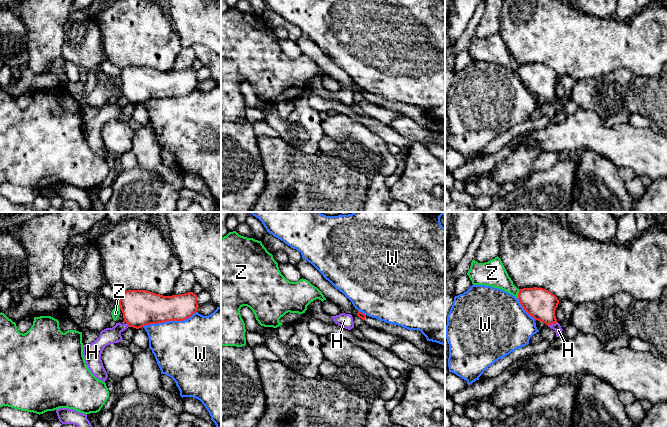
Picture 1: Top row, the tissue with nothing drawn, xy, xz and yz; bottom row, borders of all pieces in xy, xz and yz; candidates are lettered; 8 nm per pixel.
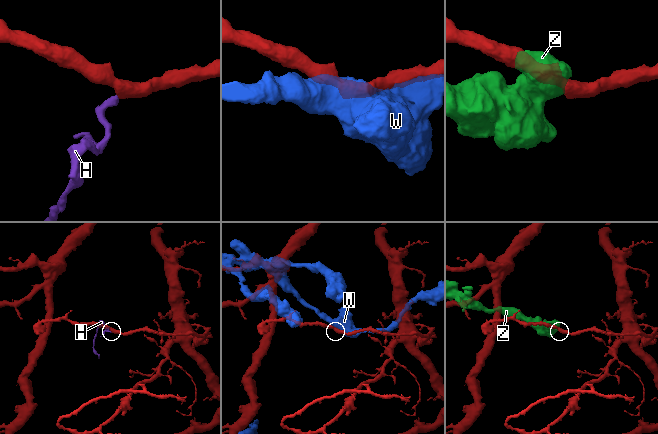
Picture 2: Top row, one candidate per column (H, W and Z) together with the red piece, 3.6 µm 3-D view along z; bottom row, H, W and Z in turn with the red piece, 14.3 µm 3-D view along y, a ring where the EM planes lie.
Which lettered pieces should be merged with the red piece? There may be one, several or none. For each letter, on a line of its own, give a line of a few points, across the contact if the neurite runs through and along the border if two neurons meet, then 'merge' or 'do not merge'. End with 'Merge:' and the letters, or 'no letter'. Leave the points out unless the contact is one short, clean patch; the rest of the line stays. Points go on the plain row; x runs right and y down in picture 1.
H: line yz (557, 98), (548, 102); do not merge
W: do not merge
Z: do not merge
Merge: no letter

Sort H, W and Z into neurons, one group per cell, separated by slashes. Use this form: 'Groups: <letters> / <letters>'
Groups: H / W / Z

